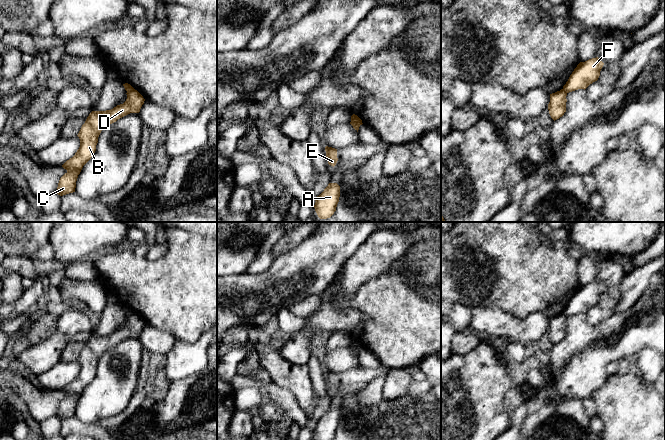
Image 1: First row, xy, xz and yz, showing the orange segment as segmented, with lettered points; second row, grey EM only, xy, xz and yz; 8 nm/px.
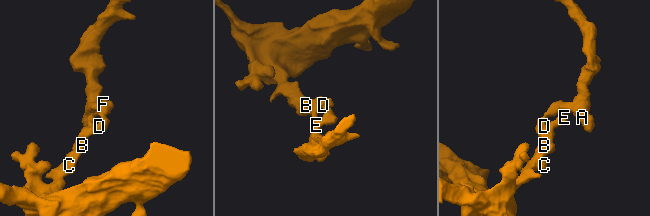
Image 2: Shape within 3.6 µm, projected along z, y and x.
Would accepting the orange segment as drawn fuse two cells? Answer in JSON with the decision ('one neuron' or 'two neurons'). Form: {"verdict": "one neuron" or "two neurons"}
{"verdict": "two neurons"}

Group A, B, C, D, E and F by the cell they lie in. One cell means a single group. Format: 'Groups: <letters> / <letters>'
Groups: A F / B C D E

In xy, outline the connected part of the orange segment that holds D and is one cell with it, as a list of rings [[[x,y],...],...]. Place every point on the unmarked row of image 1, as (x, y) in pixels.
[[[137,314],[127,315],[127,323],[123,328],[111,334],[92,335],[82,349],[78,361],[80,371],[75,379],[67,384],[62,391],[67,396],[60,402],[56,417],[60,420],[75,416],[76,405],[83,390],[96,375],[101,355],[118,343],[130,338],[139,337],[145,323]]]

